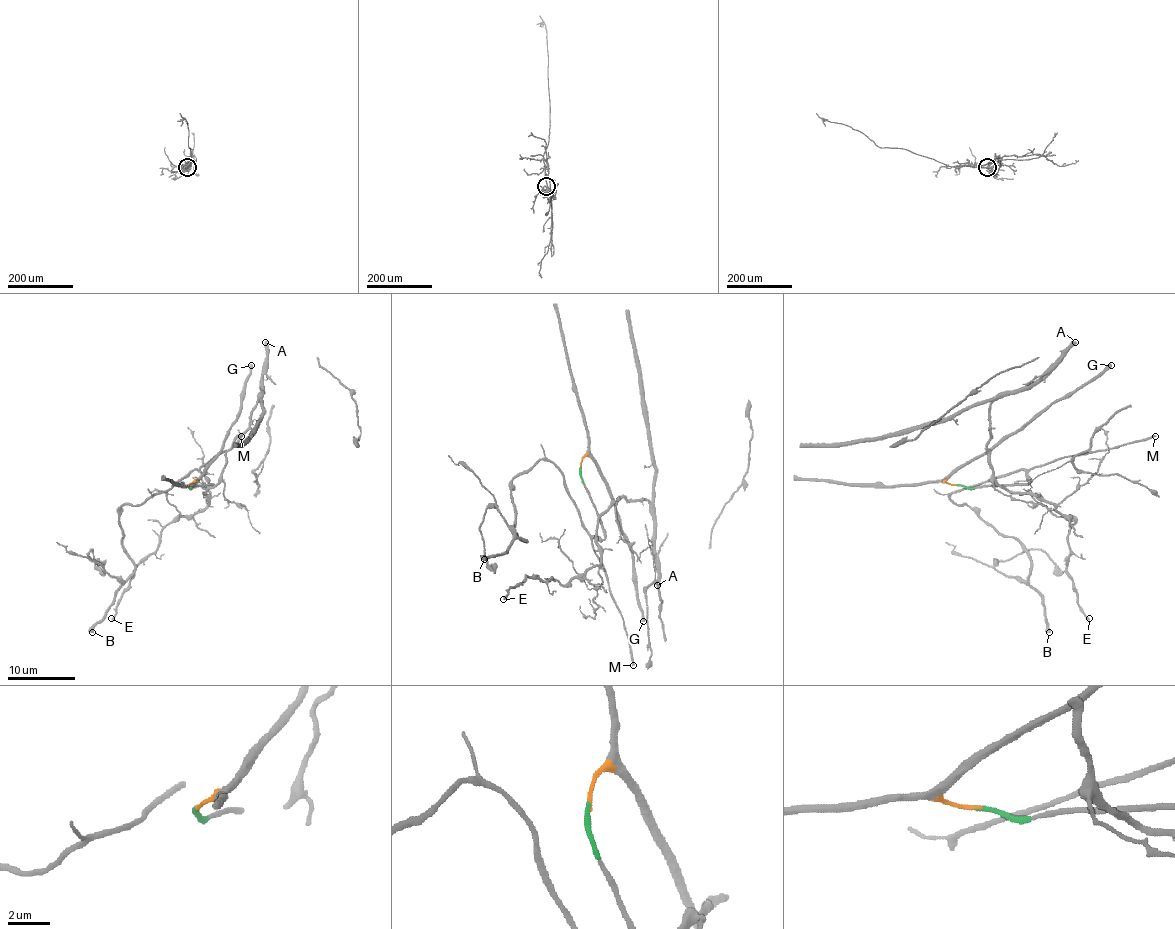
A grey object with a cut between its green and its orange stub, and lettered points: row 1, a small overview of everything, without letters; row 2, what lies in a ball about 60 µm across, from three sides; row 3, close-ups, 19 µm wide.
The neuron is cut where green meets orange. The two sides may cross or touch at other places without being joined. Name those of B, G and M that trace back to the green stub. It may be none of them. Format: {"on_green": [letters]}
{"on_green": ["B", "M"]}

